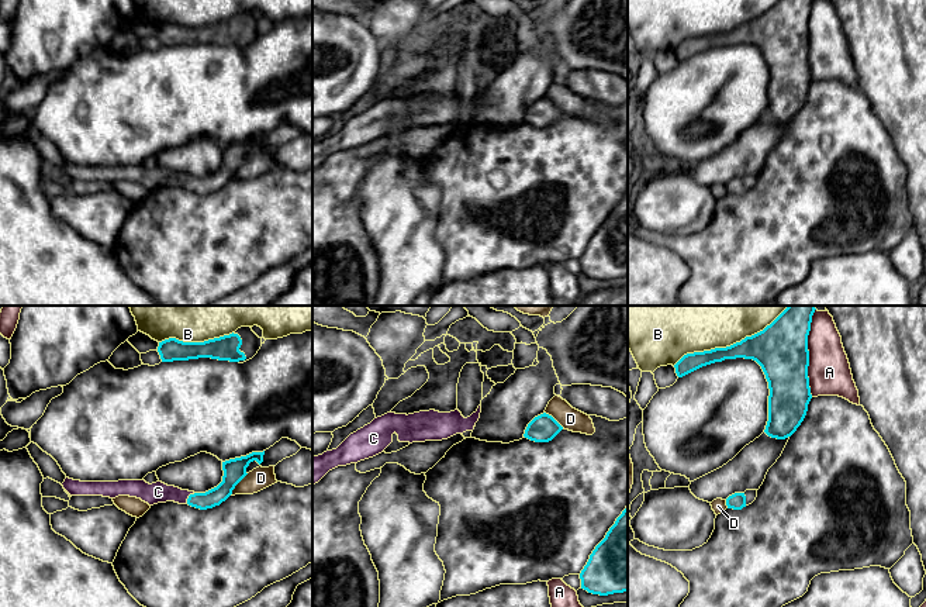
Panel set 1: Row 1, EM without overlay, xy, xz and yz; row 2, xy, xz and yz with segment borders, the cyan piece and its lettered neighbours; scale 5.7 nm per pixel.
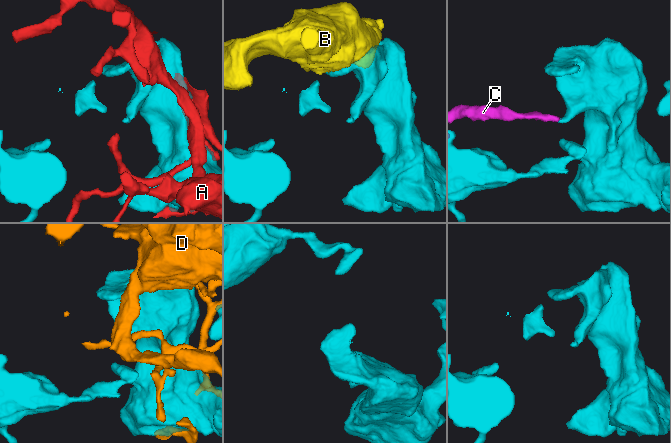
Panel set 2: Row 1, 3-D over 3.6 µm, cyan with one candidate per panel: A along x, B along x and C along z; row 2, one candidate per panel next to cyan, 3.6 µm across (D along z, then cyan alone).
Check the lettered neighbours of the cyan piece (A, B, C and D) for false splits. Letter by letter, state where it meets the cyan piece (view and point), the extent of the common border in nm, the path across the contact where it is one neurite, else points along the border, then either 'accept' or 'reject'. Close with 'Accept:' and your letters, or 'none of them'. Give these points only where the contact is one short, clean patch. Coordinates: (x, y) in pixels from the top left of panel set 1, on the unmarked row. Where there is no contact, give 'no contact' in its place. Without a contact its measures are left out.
A: yz (808, 41) | 460 nm | reject
B: yz (726, 31) | 650 nm | reject
C: xy (189, 182) | 80 nm | across xy (216, 180), (210, 183), (189, 182), (158, 176) | accept
D: xy (237, 168) | 170 nm | reject
Accept: C

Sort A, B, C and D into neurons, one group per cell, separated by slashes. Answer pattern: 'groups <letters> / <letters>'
groups A / B / C / D

